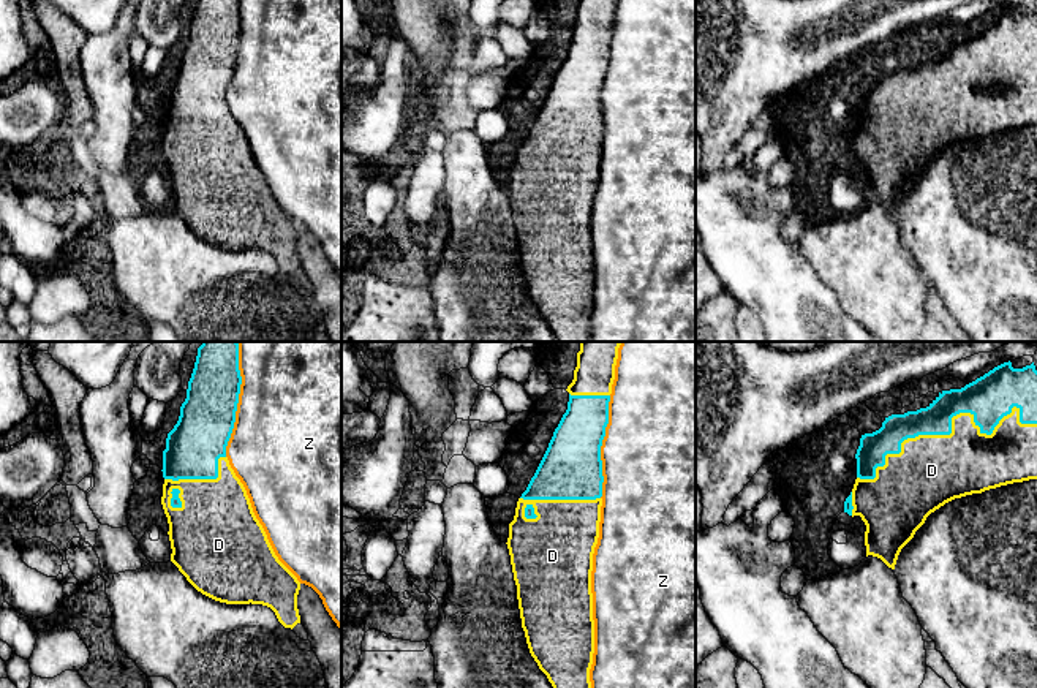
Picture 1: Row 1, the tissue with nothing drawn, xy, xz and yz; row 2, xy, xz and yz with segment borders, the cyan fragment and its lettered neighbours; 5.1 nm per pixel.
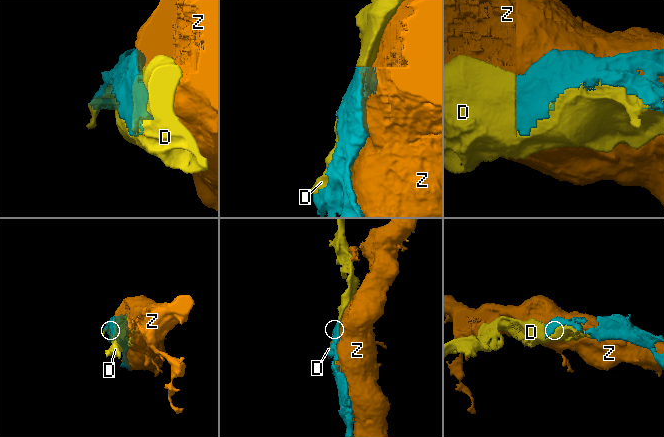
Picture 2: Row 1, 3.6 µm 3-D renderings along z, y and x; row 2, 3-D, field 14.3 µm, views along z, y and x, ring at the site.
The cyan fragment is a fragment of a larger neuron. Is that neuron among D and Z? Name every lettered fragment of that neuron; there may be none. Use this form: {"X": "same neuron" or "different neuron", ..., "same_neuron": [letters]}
{"D": "same neuron", "Z": "different neuron", "same_neuron": ["D"]}

